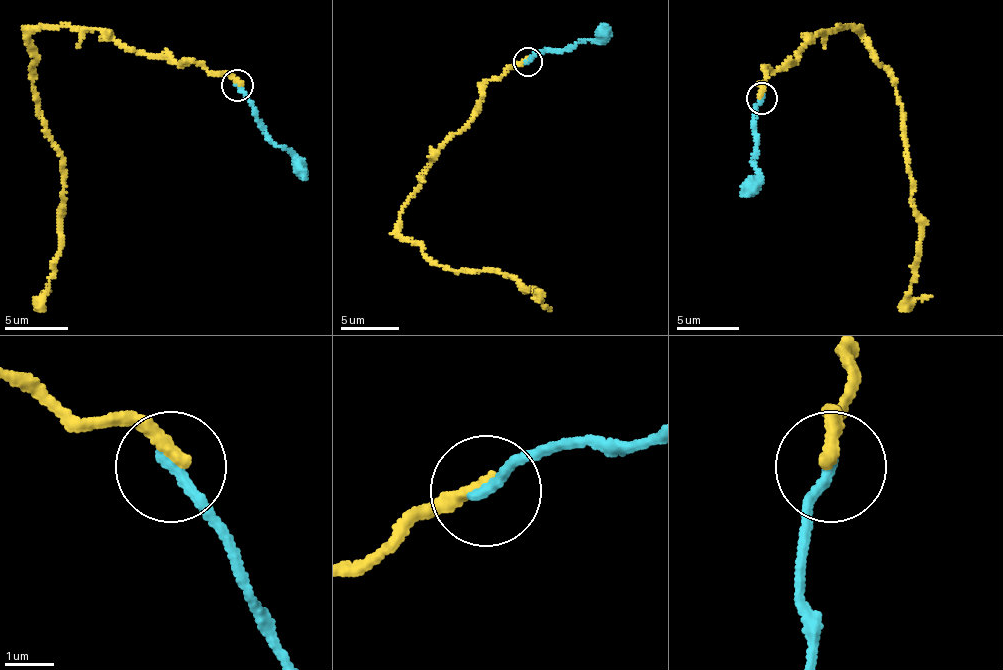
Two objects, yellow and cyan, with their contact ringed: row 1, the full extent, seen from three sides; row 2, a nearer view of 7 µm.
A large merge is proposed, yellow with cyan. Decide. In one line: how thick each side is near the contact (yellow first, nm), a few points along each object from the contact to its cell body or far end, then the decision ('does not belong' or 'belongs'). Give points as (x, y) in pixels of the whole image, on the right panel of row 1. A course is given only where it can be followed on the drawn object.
calibres 320 and 240 nm; course yellow (761, 97), (766, 70), (787, 70), (818, 33), (860, 35), (896, 88), (919, 261), (911, 298), (932, 296); course cyan (761, 97), (754, 118), (757, 150), (754, 176), (742, 196); does not belong

